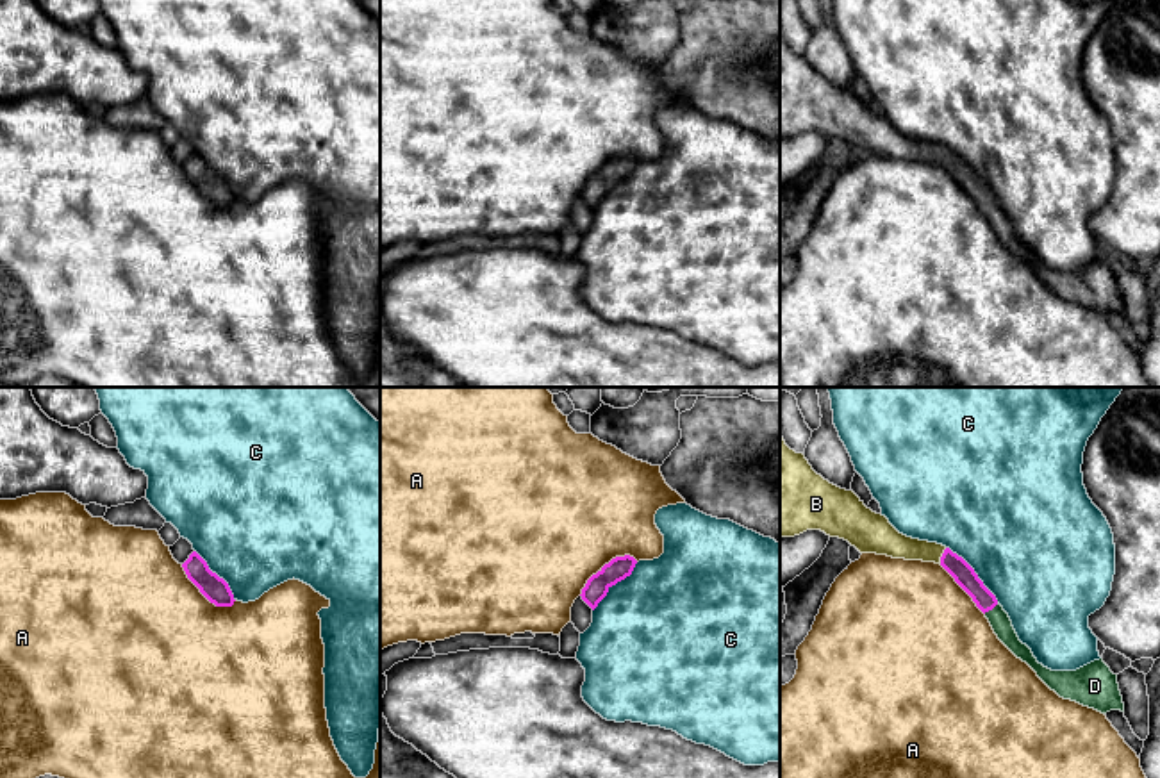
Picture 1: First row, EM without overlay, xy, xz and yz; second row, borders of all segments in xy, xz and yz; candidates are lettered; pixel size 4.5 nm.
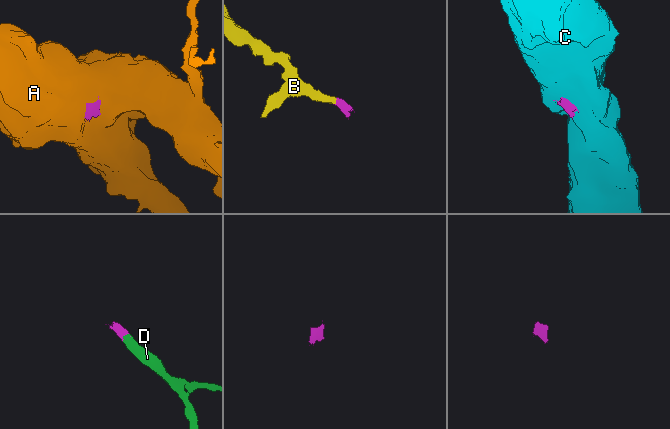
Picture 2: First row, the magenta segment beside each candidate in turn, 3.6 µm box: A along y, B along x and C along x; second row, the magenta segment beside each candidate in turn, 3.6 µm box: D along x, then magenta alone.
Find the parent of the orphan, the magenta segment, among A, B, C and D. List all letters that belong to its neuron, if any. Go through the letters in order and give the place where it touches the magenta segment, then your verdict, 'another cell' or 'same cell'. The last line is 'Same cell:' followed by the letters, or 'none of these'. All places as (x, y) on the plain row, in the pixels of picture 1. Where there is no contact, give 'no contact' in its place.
A: contact xz (605, 165); another cell
B: contact yz (943, 156); same cell
C: contact yz (975, 173); another cell
D: contact yz (991, 209); same cell
Same cell: B, D

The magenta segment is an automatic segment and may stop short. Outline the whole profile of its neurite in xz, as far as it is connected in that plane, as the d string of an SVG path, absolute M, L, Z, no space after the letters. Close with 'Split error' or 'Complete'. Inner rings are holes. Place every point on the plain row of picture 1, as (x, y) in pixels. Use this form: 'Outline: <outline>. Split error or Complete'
Outline: M630 155L616 157L592 175L582 189L582 200L594 211L609 189L632 175L637 161Z. Complete

